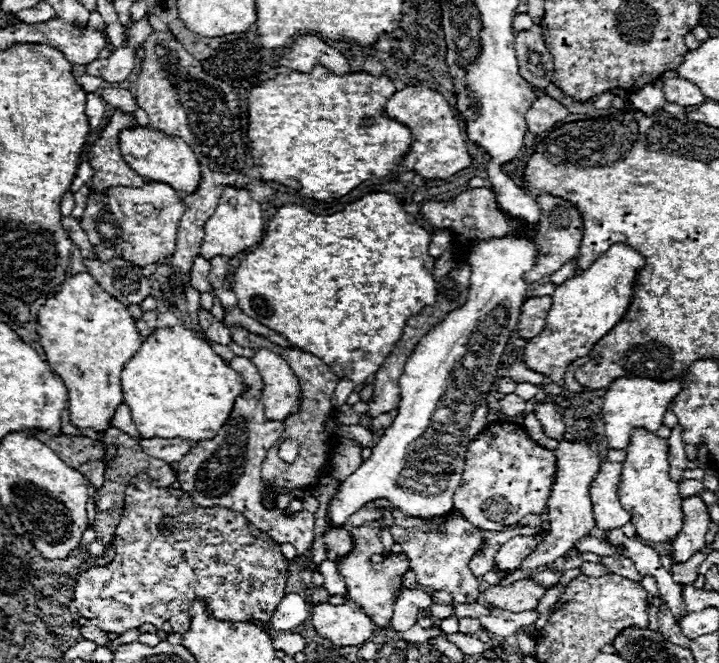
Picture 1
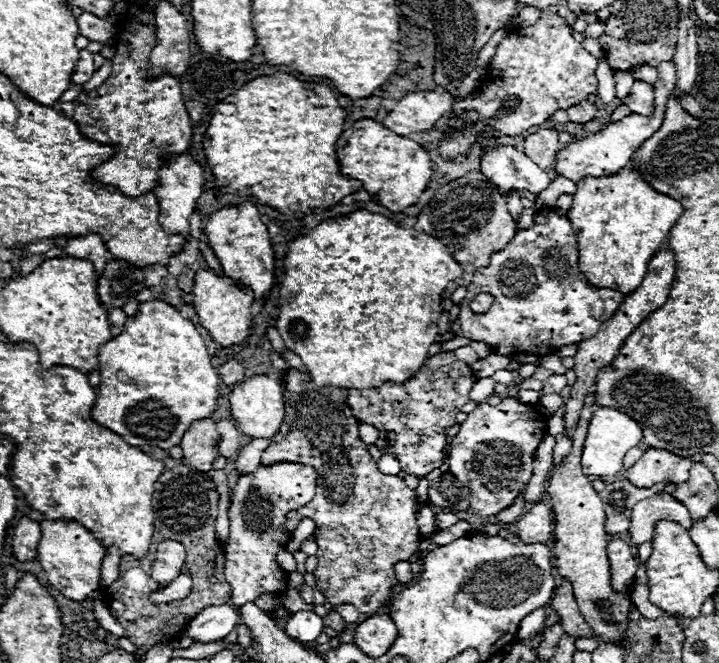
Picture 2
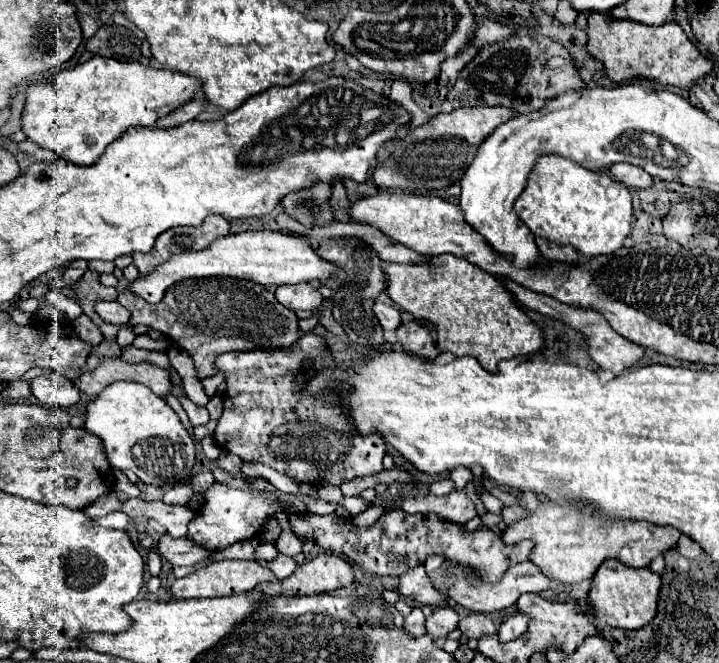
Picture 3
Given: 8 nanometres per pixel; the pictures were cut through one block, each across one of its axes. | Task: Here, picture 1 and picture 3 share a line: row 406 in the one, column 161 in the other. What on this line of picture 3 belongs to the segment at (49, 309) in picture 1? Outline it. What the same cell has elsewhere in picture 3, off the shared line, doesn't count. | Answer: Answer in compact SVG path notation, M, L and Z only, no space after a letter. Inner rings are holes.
M94 56L86 64L60 72L52 82L28 86L22 132L40 148L54 150L78 166L90 166L130 126L154 126L158 118L192 100L198 90L200 82L180 72Z

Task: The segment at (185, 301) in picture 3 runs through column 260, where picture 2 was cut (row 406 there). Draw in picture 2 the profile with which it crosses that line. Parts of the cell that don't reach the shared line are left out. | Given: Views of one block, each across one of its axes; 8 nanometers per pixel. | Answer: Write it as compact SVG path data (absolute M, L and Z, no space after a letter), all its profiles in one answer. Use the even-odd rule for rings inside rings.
M290 370L286 376L284 404L284 424L280 432L272 438L272 444L262 452L262 464L290 460L314 466L322 486L328 488L316 490L316 496L310 504L306 504L298 512L290 512L290 516L286 516L286 528L290 528L290 532L296 530L302 518L312 518L316 522L318 568L314 570L314 576L318 590L326 596L330 604L352 604L360 614L378 610L390 600L390 588L398 584L392 566L398 560L408 560L418 550L420 532L416 524L416 510L420 504L416 492L410 490L398 476L386 476L376 468L376 460L370 458L368 448L358 436L358 420L352 416L352 410L346 402L346 390L316 386L308 374Z

